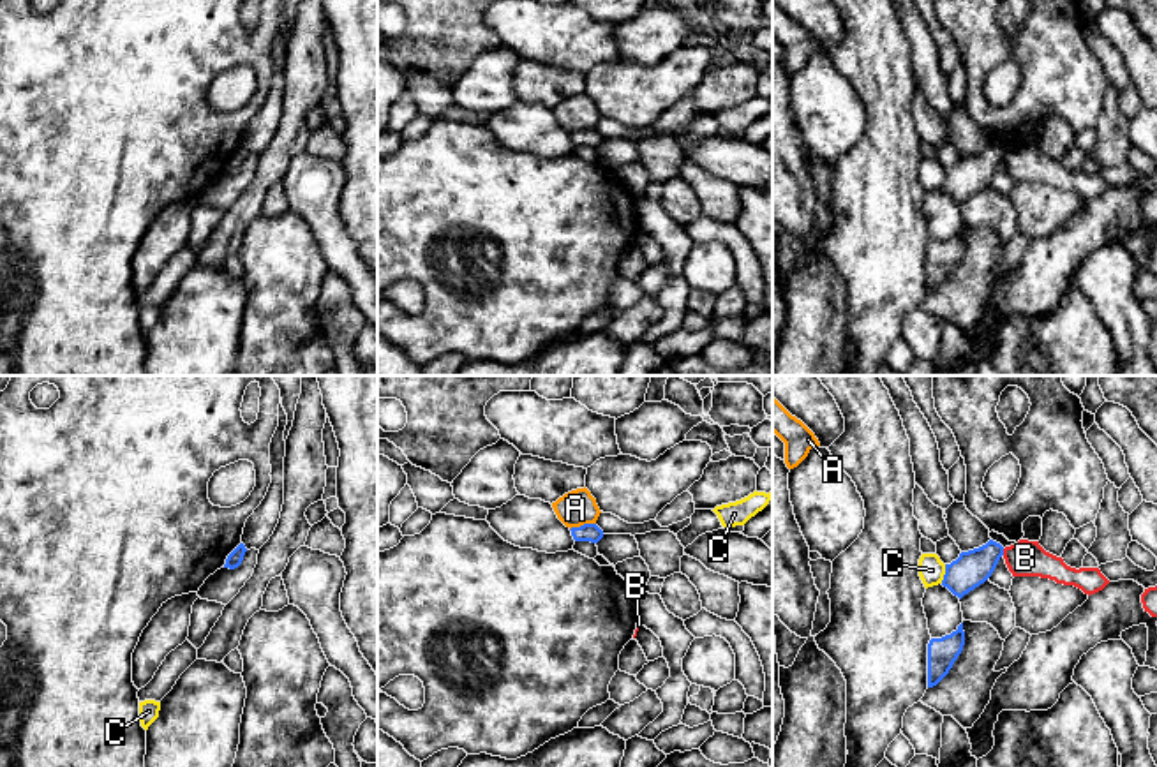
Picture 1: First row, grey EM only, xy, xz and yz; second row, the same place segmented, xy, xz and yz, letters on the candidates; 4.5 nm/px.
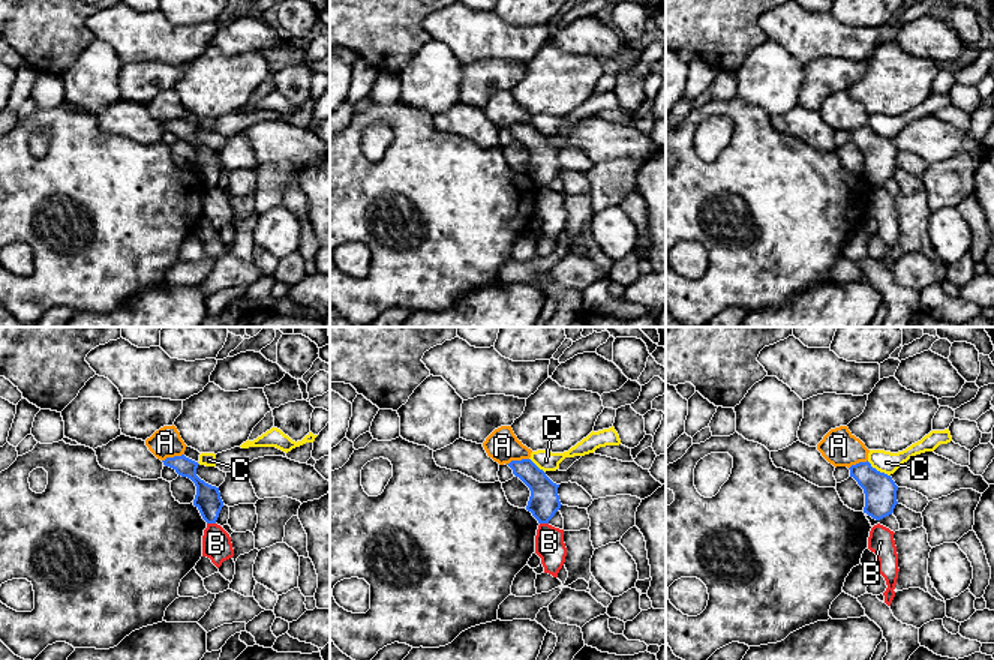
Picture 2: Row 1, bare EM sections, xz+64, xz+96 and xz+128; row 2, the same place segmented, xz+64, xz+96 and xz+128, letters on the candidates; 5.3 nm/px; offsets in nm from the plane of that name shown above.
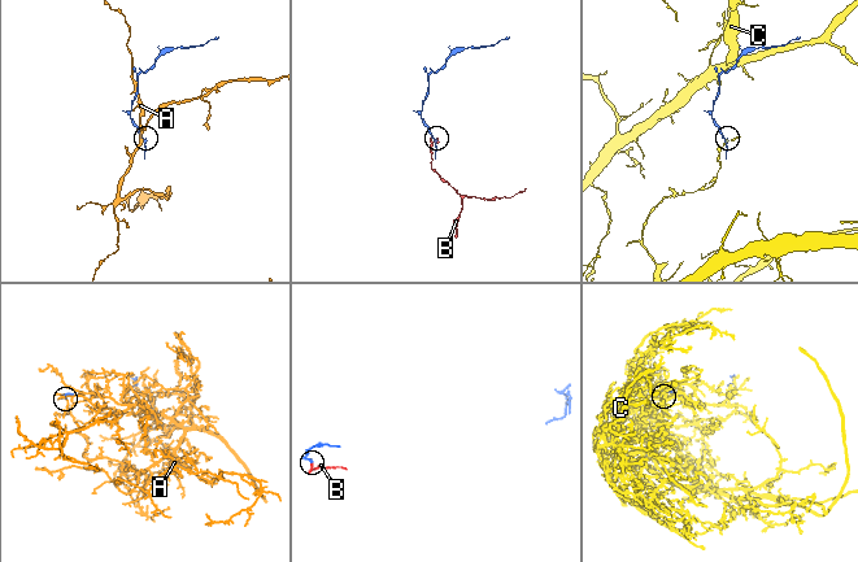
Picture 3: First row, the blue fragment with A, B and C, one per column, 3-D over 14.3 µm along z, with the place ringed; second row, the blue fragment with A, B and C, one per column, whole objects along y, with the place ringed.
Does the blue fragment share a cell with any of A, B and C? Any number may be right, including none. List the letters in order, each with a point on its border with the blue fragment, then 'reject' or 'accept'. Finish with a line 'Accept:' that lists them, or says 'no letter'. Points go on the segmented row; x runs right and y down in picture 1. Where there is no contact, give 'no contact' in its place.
A: xz (584, 524) | accept
B: yz (1002, 552) | reject
C: yz (946, 573) | reject
Accept: A

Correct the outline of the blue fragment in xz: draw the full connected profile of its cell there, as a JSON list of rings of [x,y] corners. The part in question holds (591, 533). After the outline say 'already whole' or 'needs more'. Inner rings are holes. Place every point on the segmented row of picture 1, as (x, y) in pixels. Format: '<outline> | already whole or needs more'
[[[586,487],[564,494],[552,508],[575,541],[598,543],[603,538],[603,531],[596,525],[601,511]]] | needs more

